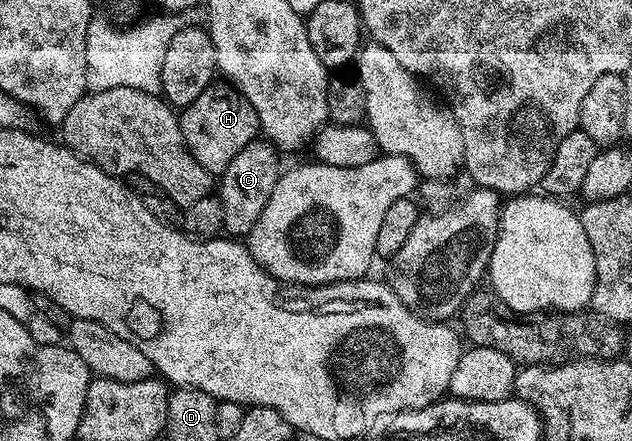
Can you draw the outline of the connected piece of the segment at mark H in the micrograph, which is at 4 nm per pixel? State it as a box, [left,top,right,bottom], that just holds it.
[178,81,260,173]

